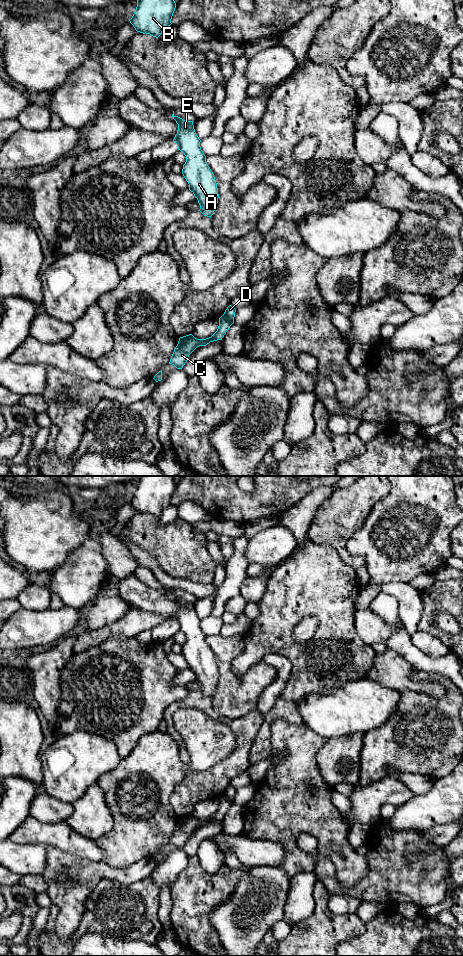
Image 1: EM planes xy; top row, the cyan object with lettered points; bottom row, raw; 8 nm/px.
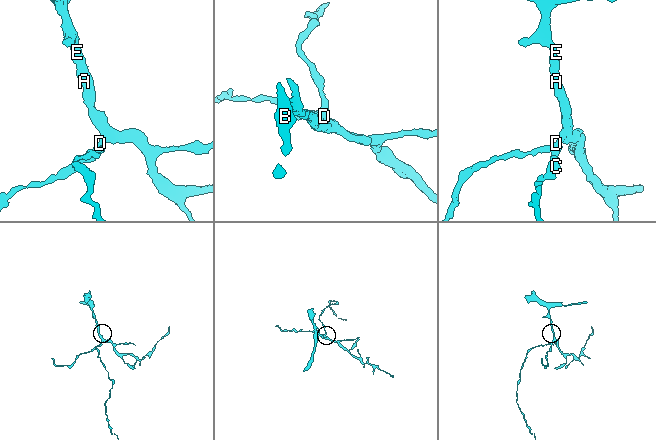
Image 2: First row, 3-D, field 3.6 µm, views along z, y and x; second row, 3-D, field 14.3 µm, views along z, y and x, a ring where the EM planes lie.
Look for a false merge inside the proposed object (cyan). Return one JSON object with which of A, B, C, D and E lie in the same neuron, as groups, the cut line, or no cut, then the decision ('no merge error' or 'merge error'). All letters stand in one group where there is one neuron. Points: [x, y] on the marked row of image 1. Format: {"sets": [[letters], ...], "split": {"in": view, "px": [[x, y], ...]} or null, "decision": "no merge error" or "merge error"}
{"sets": [["A", "B", "D", "E"], ["C"]], "split": {"in": "xy", "px": [[220, 317], [233, 322]]}, "decision": "merge error"}

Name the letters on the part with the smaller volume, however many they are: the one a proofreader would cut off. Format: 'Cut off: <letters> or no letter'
Cut off: C

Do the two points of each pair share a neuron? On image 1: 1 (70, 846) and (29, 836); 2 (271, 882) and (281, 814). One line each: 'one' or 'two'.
1: one
2: two

